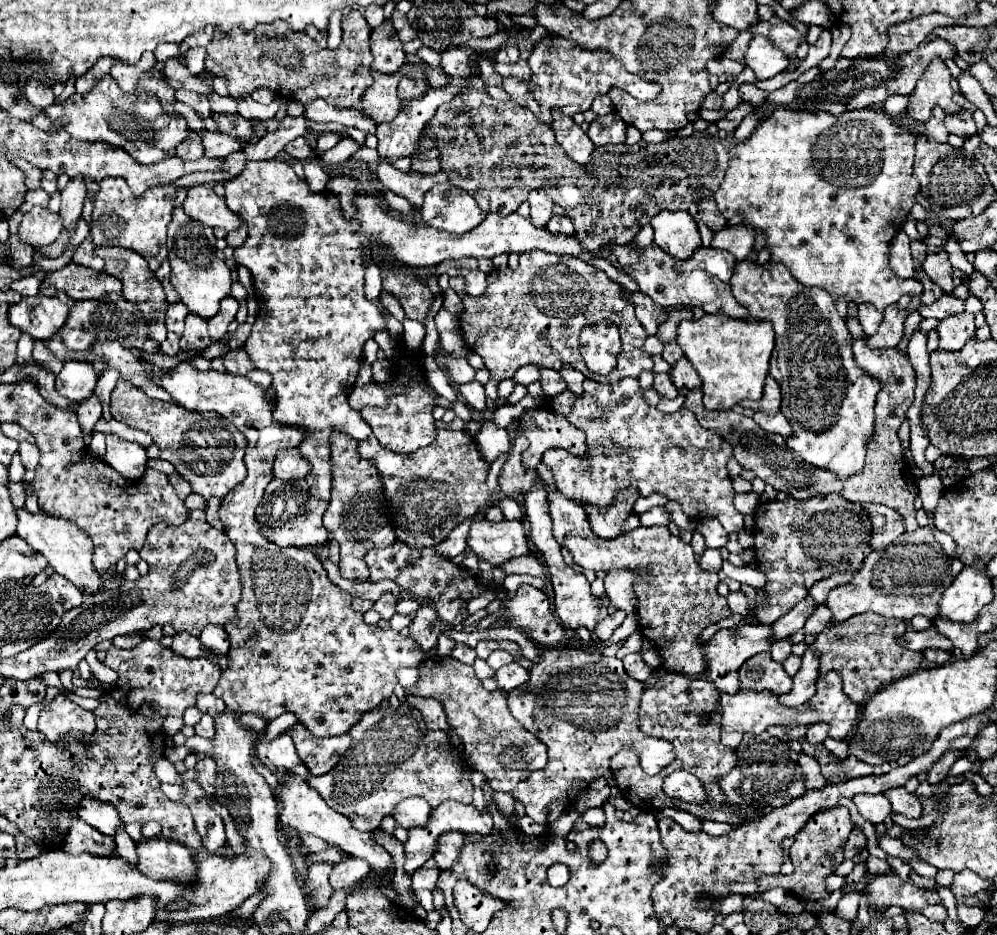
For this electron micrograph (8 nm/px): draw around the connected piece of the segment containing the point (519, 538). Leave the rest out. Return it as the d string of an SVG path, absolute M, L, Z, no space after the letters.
M475 520L467 534L467 548L491 566L501 566L505 560L529 554L529 542L521 522L489 522Z

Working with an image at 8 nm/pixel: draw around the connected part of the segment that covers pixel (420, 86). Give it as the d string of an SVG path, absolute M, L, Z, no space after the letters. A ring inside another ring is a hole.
M403 78L399 82L398 90L399 98L403 108L415 100L415 96L423 96L423 92L427 92L427 80L411 80L411 78Z

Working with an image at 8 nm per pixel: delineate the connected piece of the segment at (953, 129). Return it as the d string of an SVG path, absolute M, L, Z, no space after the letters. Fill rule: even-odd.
M959 112L959 114L953 114L953 116L947 116L945 118L945 126L951 134L957 134L957 136L963 136L963 138L969 138L973 134L977 134L977 128L975 128L975 120L971 116L971 112Z

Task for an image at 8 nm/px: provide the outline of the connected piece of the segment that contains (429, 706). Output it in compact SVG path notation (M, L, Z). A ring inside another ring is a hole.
M407 696L407 702L409 702L413 708L419 708L419 712L423 714L423 720L425 720L427 728L449 732L449 724L447 724L447 718L445 718L445 710L443 710L443 706L441 706L435 698Z

